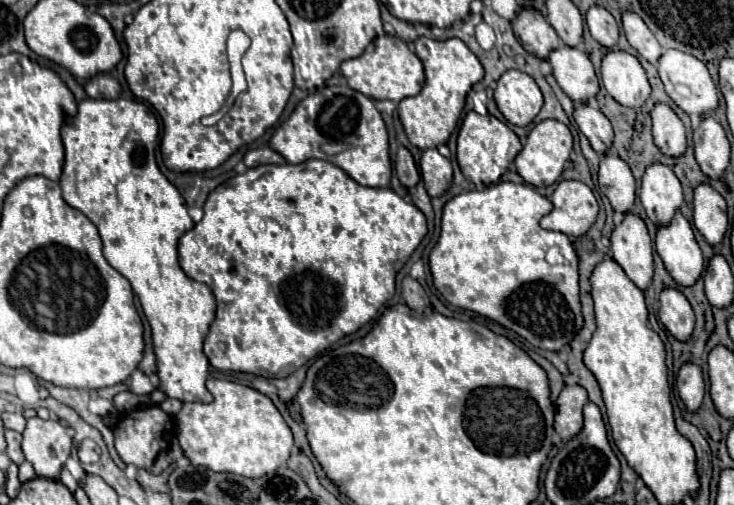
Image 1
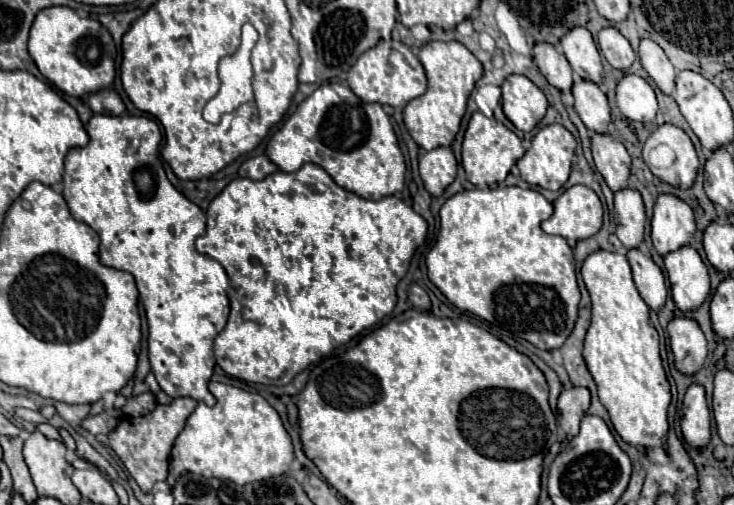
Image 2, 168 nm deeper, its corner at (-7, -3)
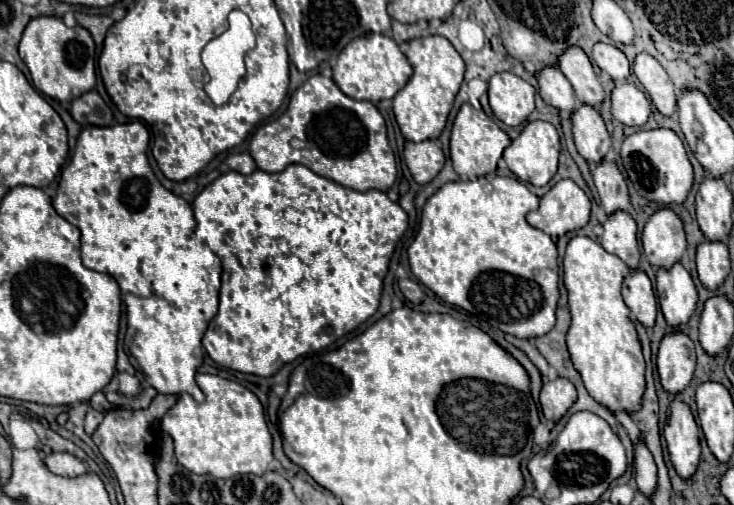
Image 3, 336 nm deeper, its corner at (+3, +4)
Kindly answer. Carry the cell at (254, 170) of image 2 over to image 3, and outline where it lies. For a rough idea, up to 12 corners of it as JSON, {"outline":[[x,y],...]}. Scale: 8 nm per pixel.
{"outline":[[248,152],[230,154],[226,164],[240,174],[252,174],[256,162]]}

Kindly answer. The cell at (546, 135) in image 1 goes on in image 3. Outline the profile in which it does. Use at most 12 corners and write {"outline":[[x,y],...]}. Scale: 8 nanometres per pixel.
{"outline":[[528,122],[504,150],[522,182],[546,186],[560,138],[550,122]]}

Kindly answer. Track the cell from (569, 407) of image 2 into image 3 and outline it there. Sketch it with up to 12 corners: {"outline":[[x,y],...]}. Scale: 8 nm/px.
{"outline":[[566,378],[546,382],[540,408],[558,422],[574,402],[576,388]]}

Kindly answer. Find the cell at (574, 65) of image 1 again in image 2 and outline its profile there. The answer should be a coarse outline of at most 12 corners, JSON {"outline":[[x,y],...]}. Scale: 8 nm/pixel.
{"outline":[[578,79],[574,109],[588,131],[606,133],[610,107],[600,87]]}

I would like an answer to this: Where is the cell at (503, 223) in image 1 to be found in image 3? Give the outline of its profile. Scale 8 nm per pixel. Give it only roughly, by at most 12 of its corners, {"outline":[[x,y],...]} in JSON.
{"outline":[[514,178],[444,184],[412,274],[516,338],[556,322],[558,252]]}

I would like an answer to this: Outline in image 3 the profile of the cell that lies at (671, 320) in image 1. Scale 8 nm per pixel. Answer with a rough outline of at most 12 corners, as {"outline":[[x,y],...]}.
{"outline":[[692,340],[660,342],[656,368],[664,392],[682,392],[696,368]]}

